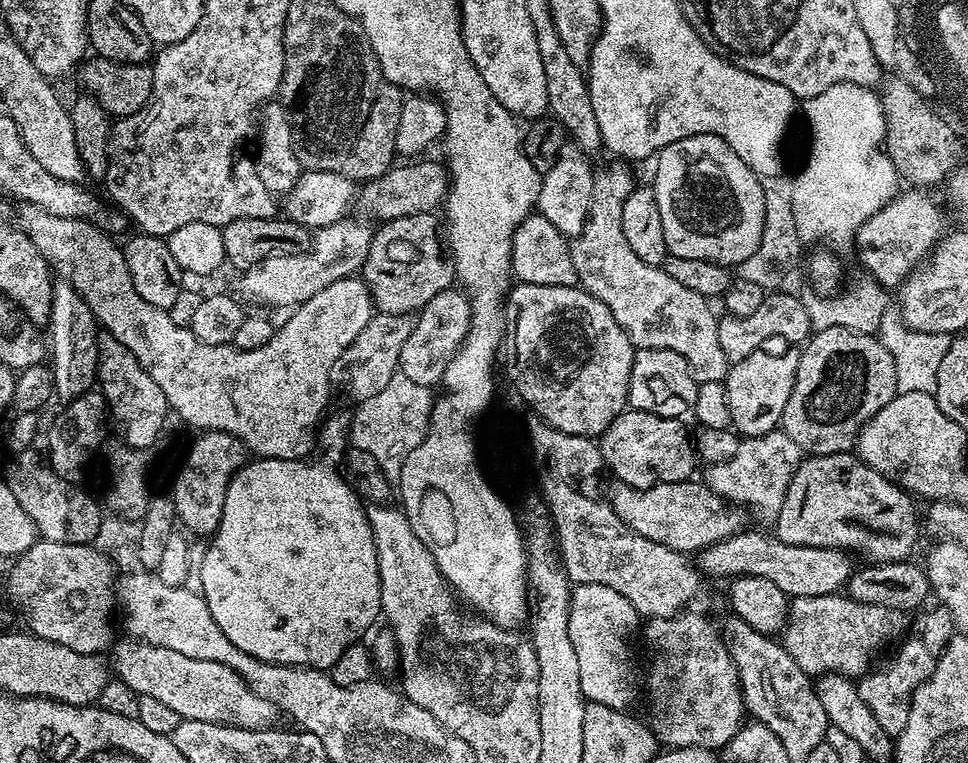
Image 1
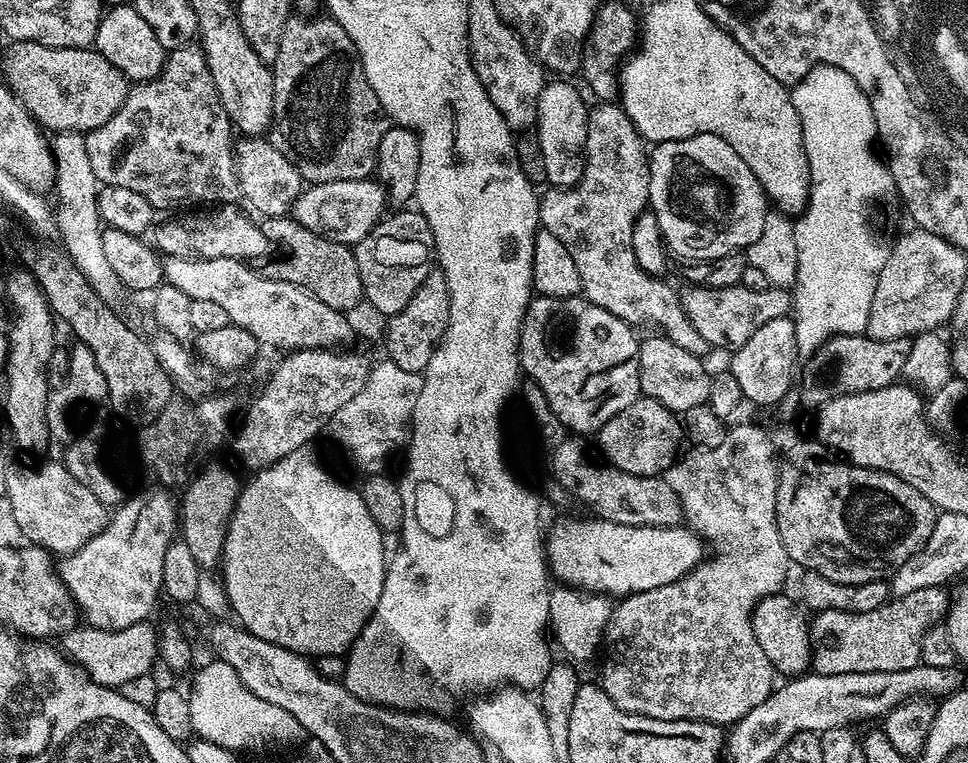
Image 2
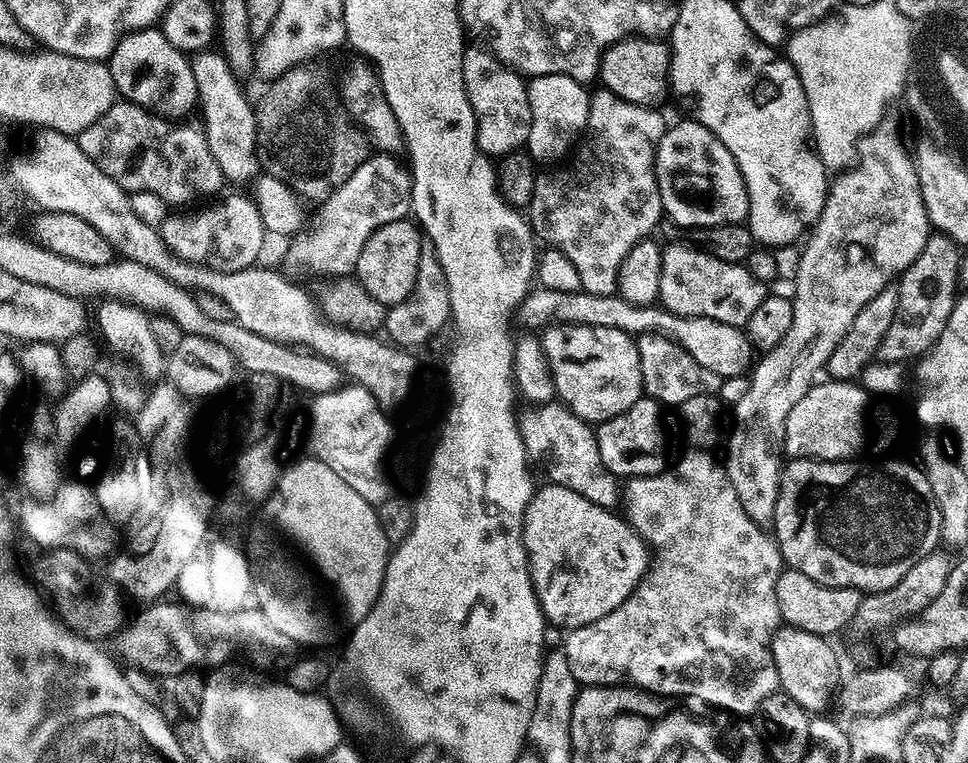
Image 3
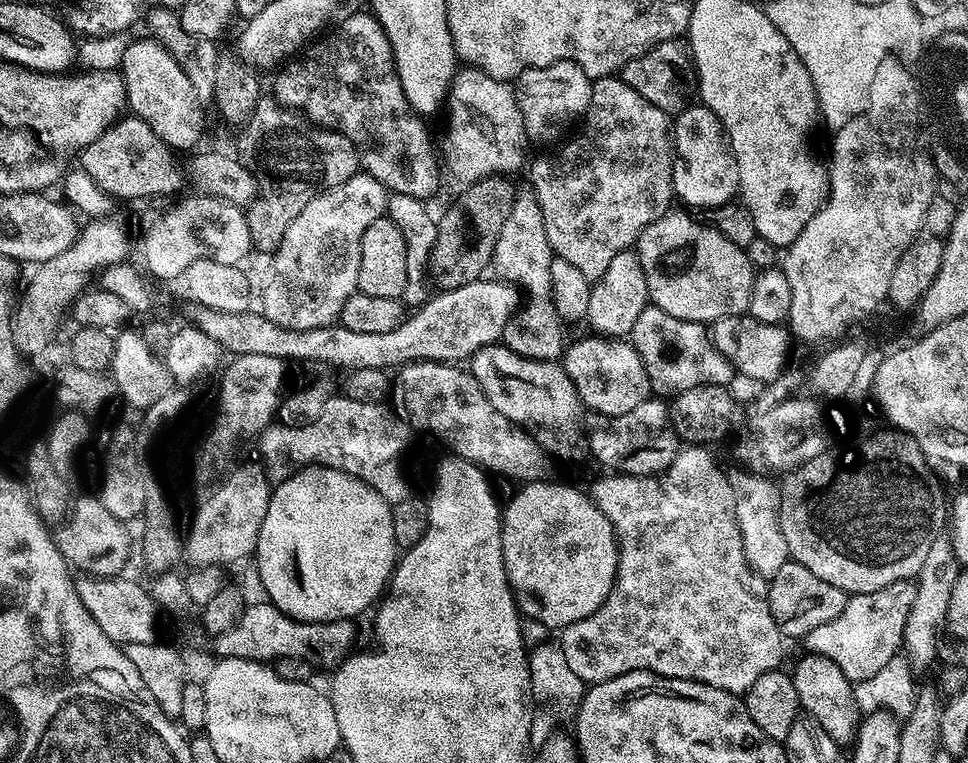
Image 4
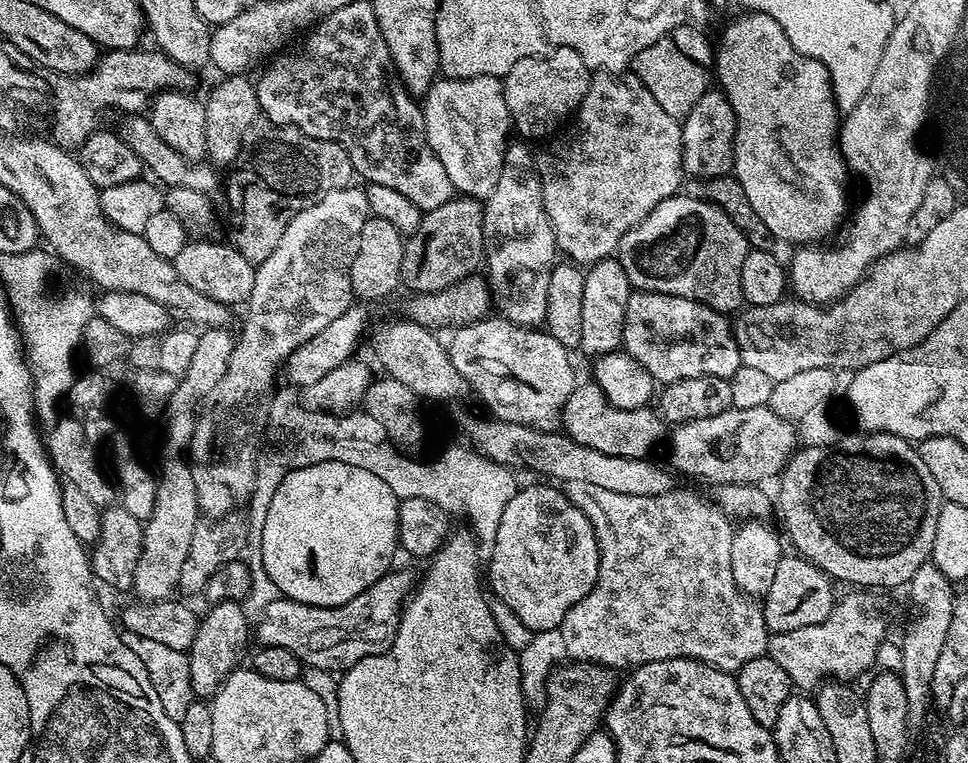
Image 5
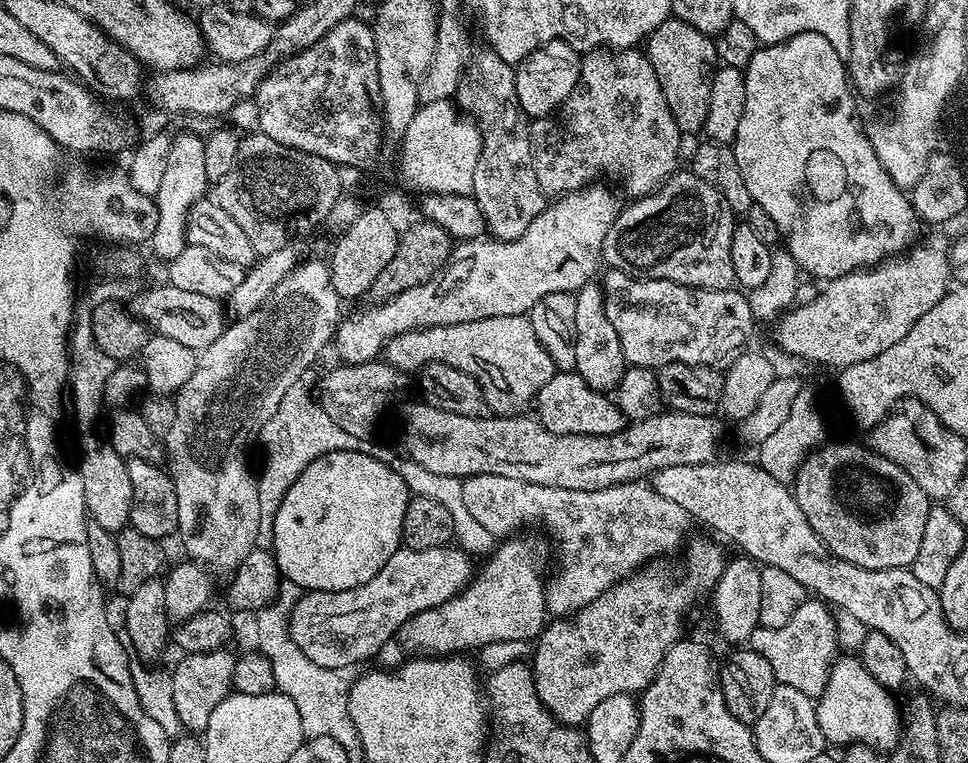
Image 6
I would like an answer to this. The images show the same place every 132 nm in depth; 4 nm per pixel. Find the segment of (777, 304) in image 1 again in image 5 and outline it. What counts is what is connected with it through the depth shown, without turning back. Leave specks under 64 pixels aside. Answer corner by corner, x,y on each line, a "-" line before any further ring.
677,194
666,198
666,202
658,202
634,230
626,230
622,234
622,242
616,248
622,270
626,270
626,278
633,289
641,292
661,292
678,298
690,298
694,302
702,302
714,310
725,314
736,314
744,304
742,294
742,262
746,262
746,254
750,247
745,236
745,229
734,226
730,218
710,200
699,195
684,196

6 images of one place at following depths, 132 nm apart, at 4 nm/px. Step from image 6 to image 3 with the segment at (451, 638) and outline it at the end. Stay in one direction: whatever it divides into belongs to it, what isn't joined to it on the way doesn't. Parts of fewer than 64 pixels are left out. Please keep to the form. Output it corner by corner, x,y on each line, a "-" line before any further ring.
551,482
545,488
537,487
524,515
524,545
528,551
528,569
532,571
532,585
544,619
549,625
557,624
563,630
581,628
590,622
598,622
610,610
622,606
626,598
640,585
640,580
650,567
650,548
636,529
623,515
594,506
590,498
566,490

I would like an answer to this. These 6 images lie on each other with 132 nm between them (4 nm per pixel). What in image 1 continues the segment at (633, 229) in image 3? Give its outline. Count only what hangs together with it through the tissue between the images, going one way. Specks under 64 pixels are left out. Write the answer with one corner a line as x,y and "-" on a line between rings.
612,162
616,164
608,164
605,168
597,167
592,177
592,201
590,202
590,210
586,222
582,226
582,230
577,236
571,237
570,240
570,258
574,258
574,270
578,270
578,284
584,291
588,292
594,298
598,298
598,302
602,302
606,306
606,310
610,310
610,314
614,314
614,318
618,322
618,326
622,326
622,330
626,330
626,334
630,338
630,342
636,348
657,348
658,350
674,350
674,354
682,354
682,358
686,358
686,362
692,368
692,377
695,378
697,384
702,382
721,382
727,377
730,367
726,353
722,350
722,345
718,342
718,326
720,321
717,313
712,313
709,297
702,294
694,294
694,290
686,290
686,286
681,286
674,278
670,278
670,274
664,272
663,267
655,268
646,262
642,262
642,258
638,258
638,254
634,254
634,250
630,250
630,245
626,242
626,234
622,234
622,206
626,202
626,198
632,193
634,181
632,181
632,172
627,163

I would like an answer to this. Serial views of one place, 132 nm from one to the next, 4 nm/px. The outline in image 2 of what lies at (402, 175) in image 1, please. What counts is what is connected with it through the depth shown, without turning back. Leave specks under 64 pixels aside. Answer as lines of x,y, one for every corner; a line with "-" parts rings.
377,179
326,182
301,191
292,207
292,217
319,237
354,246
380,222
385,206
388,206
387,189

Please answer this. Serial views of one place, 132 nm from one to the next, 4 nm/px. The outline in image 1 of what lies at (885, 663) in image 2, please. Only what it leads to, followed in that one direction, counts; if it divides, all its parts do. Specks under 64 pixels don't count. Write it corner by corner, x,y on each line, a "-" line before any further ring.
847,594
794,596
788,605
782,643
790,658
794,658
794,662
798,662
810,678
822,676
825,672
859,678
873,667
872,659
879,654
880,648
899,641
909,631
908,620
910,616
907,612
890,606
854,602

